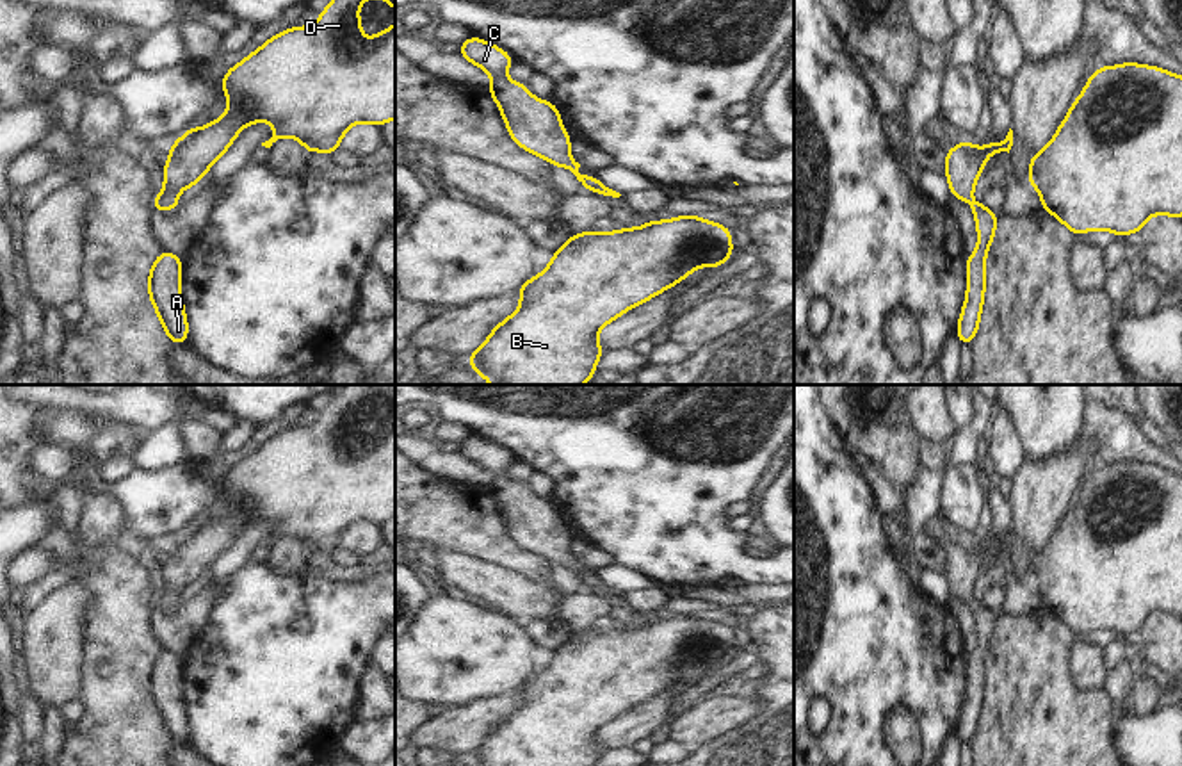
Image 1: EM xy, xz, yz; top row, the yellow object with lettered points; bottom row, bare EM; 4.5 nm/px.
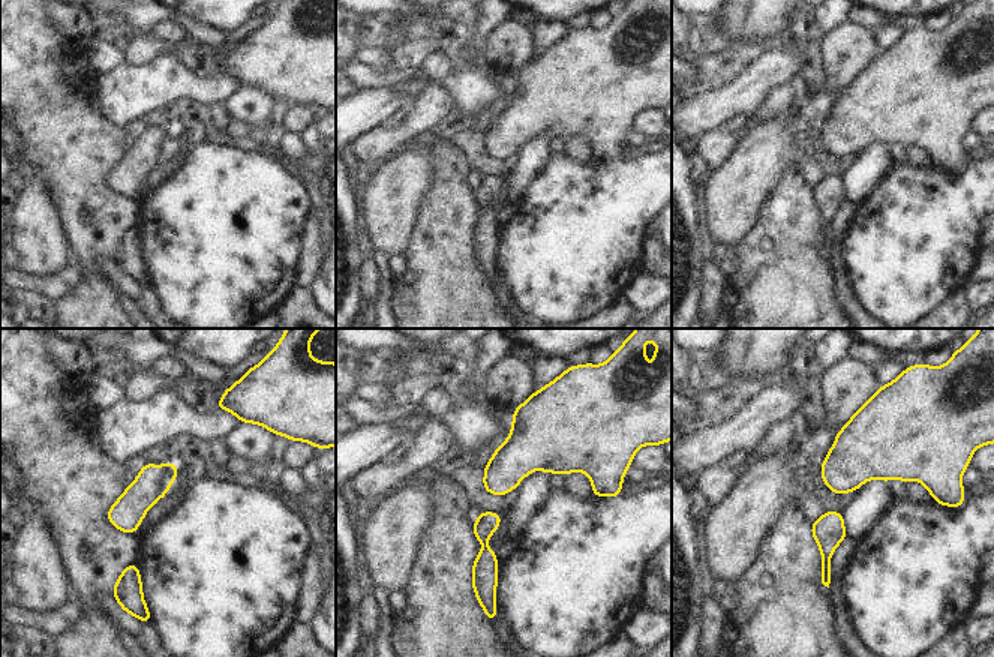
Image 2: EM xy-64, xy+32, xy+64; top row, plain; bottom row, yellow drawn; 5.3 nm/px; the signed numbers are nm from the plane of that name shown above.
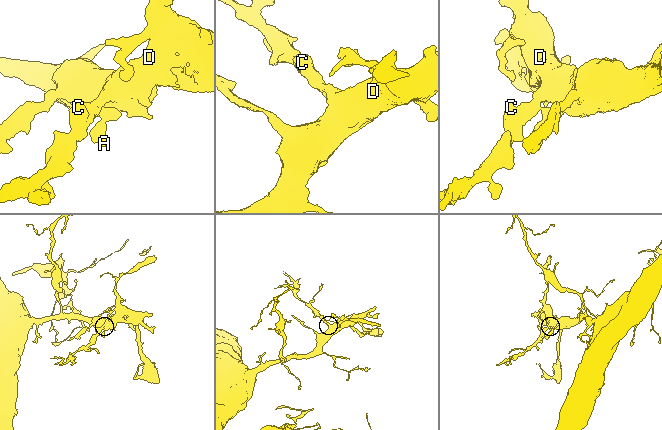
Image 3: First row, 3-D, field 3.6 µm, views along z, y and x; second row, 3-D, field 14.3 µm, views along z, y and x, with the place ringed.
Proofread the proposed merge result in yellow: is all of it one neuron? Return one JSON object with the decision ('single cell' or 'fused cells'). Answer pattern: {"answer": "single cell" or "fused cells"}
{"answer": "single cell"}

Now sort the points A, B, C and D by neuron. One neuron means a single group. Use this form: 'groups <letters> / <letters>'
groups A B C D

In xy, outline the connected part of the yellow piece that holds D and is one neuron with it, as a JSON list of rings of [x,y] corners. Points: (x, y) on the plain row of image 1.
[[[340,385],[315,424],[283,429],[230,467],[219,481],[230,499],[224,515],[203,527],[189,527],[169,545],[169,559],[162,570],[164,590],[155,593],[151,609],[178,607],[178,593],[185,586],[196,586],[251,522],[274,524],[272,536],[262,542],[265,547],[281,536],[294,536],[304,543],[306,554],[315,549],[331,554],[342,547],[340,540],[352,524],[383,526],[395,518],[395,420],[388,429],[365,438],[358,408],[367,397],[386,397],[395,410],[395,385]]]

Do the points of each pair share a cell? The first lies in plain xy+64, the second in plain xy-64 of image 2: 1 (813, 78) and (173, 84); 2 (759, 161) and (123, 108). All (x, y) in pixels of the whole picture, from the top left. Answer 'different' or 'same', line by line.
1: same
2: different

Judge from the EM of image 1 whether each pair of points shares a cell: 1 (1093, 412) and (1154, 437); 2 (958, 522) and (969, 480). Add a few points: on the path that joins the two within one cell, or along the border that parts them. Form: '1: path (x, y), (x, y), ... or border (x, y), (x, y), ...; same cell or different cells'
1: border (1136, 424), (1163, 451); different cells
2: path (962, 512), (963, 490); same cell

